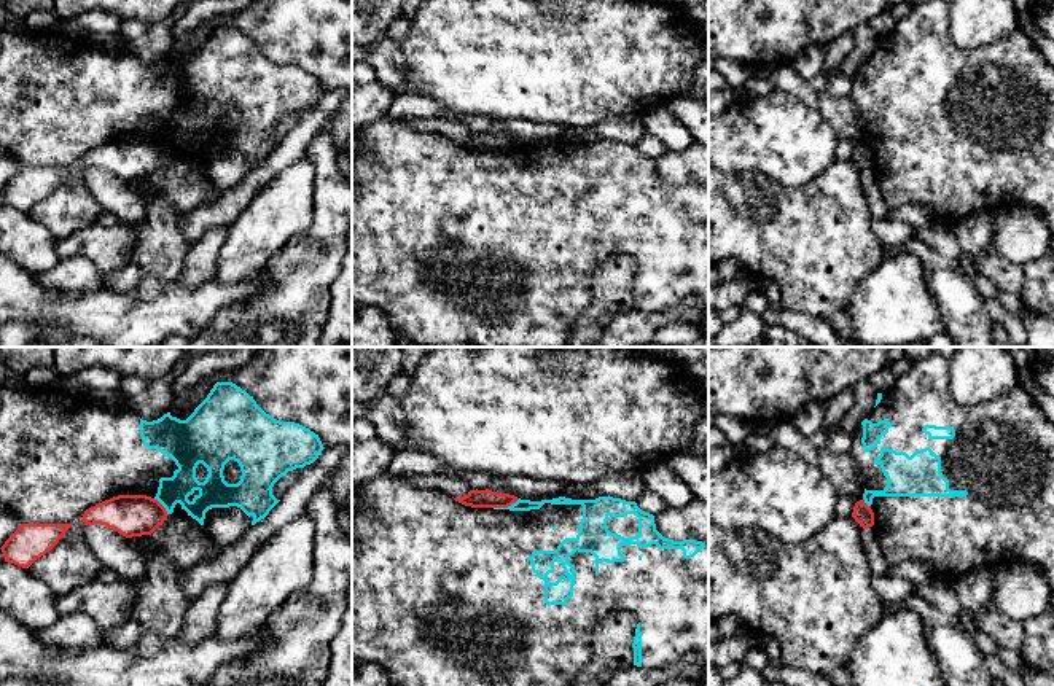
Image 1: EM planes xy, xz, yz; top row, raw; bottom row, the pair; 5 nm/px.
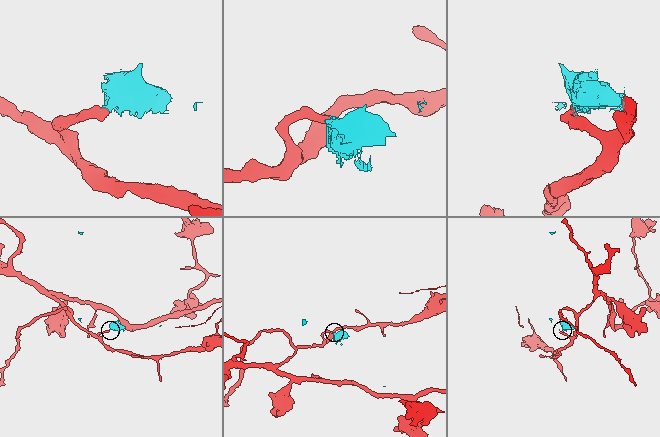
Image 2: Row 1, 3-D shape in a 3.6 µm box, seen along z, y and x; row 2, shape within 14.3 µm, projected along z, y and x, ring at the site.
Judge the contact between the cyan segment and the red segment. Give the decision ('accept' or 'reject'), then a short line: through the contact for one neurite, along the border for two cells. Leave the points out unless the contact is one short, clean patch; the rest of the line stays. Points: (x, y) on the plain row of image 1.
reject; line xz (519, 142), (507, 150), (494, 152)

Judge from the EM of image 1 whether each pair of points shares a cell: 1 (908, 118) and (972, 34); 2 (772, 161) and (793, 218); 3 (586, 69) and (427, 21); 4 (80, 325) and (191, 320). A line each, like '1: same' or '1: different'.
1: different
2: different
3: same
4: same

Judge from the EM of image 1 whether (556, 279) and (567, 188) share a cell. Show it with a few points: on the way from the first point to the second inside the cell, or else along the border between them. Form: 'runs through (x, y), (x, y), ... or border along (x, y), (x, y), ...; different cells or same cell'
runs through (561, 257), (567, 244), (567, 210); same cell

